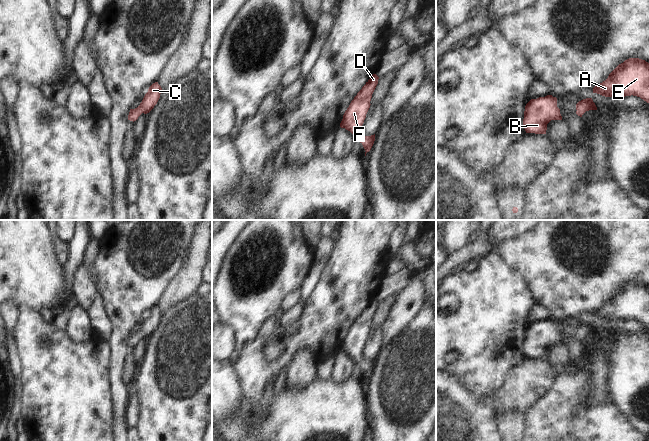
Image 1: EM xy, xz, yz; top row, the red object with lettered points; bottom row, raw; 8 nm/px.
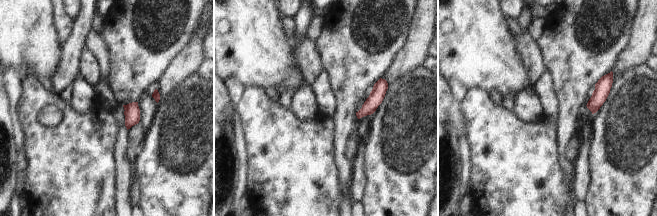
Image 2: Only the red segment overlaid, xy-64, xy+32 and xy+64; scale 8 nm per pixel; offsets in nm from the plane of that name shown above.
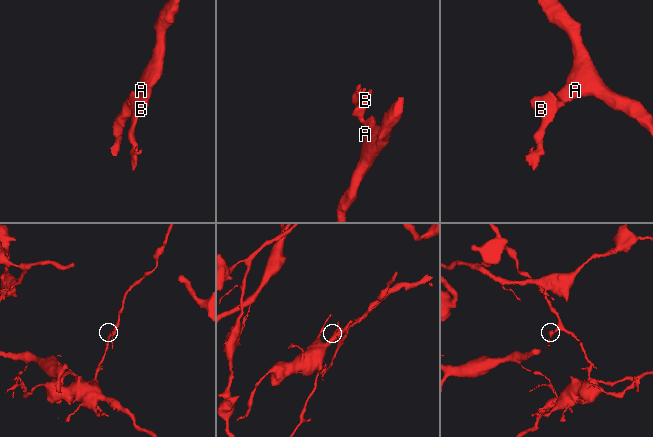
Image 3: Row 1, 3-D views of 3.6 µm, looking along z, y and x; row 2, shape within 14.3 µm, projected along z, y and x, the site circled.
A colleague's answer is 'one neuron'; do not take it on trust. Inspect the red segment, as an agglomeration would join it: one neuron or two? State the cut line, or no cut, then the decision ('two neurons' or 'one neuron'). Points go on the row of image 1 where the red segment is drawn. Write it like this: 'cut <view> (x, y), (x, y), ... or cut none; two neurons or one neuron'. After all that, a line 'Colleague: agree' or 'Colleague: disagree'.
cut none; one neuron
Colleague: agree

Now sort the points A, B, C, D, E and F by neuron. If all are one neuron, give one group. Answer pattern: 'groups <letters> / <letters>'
groups A B C D E F

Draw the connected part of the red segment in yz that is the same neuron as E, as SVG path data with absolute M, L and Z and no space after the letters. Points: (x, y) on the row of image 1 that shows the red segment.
M629 58L619 64L593 93L605 97L637 96L649 103L649 63Z

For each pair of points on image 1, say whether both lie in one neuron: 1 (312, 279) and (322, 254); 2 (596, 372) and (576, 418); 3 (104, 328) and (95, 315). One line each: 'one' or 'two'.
1: one
2: one
3: one

